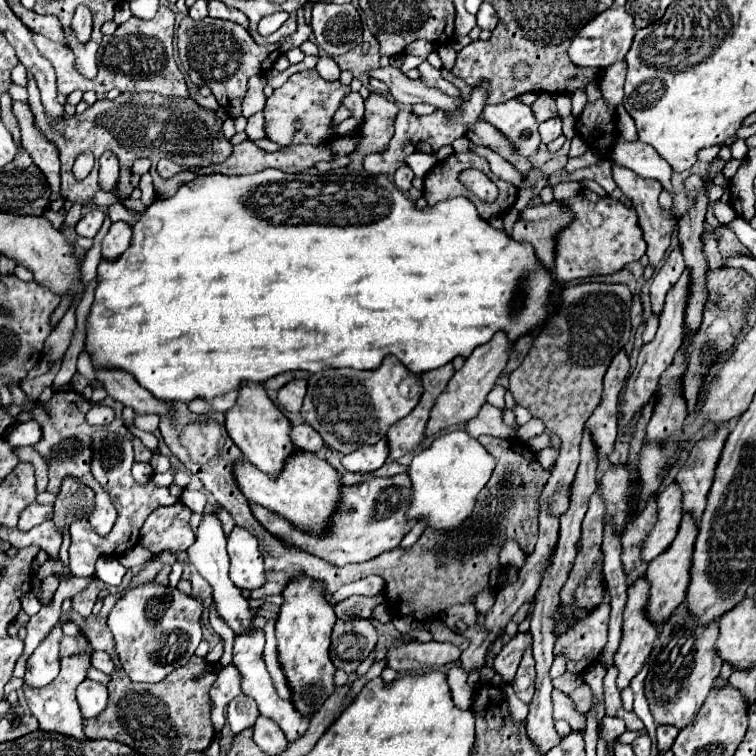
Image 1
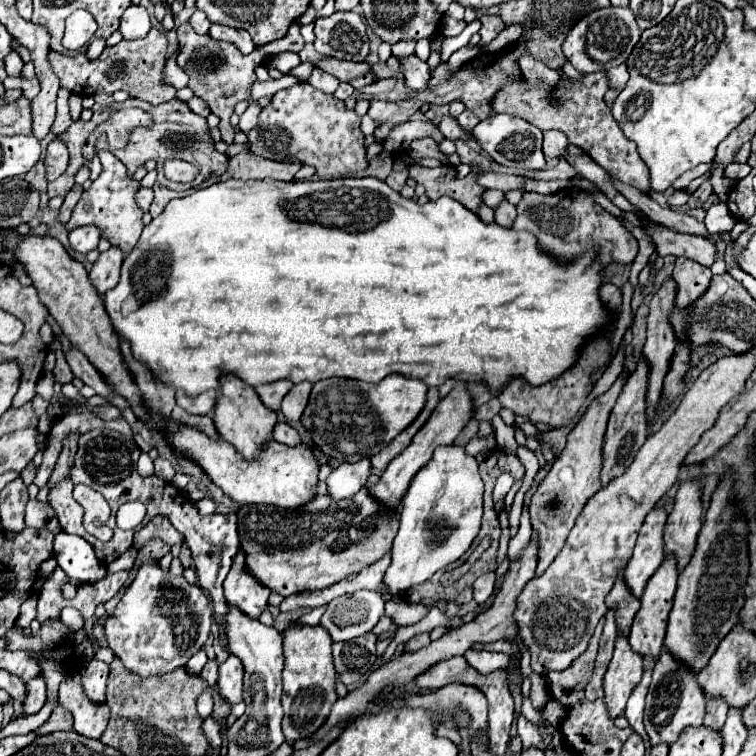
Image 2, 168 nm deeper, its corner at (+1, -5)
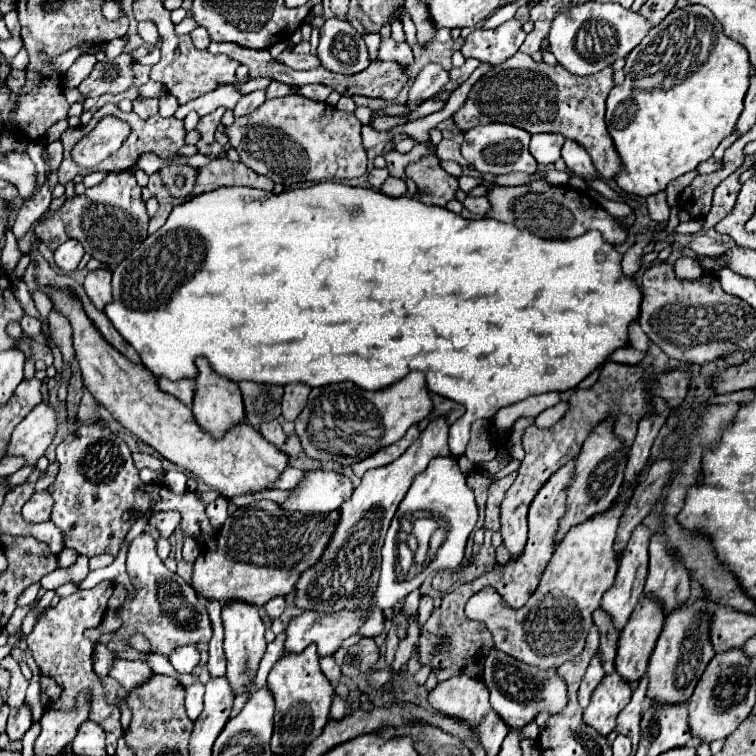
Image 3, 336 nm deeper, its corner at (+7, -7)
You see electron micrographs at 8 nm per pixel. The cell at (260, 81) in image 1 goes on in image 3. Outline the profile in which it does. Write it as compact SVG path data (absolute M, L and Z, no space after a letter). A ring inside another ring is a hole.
M272 81L272 83L268 85L268 89L266 89L266 95L268 95L268 99L272 99L272 97L286 97L286 95L292 95L292 93L296 93L296 91L298 91L296 87L288 87L288 85L282 85L282 83Z

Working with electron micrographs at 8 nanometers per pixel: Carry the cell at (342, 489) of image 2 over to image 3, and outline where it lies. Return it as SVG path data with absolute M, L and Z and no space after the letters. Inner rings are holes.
M308 471L306 477L290 489L290 497L278 503L284 511L330 513L352 495L352 481L334 471Z

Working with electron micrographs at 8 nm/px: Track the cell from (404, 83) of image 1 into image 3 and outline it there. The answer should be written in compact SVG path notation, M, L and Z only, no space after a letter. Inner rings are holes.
M284 49L278 57L276 57L278 63L284 63L286 67L292 67L292 69L312 69L312 67L320 67L320 59L314 57L314 55L300 55L300 53L294 53L290 49Z

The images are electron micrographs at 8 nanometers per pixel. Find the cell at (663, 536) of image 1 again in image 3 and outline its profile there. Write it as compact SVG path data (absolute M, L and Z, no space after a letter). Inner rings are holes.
M640 525L636 527L636 531L632 533L630 541L628 541L628 547L624 551L624 555L620 557L620 563L618 563L618 577L614 581L614 585L604 593L602 597L602 603L600 603L600 609L606 611L610 617L612 617L612 623L618 631L624 629L624 625L628 623L634 607L638 605L640 597L642 597L642 591L644 591L644 579L646 579L646 569L648 569L648 543L650 543L650 529Z

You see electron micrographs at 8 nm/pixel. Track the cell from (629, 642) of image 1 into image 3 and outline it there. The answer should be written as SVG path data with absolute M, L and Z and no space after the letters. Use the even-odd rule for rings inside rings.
M612 673L604 677L604 681L596 687L590 705L584 709L584 723L606 737L614 731L616 717L628 705L630 695L632 689L620 675Z

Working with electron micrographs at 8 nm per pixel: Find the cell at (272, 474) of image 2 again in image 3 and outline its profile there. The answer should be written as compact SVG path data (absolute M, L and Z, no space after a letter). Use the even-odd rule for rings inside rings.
M56 289L52 293L52 303L56 311L70 319L70 325L74 329L74 349L86 389L100 405L104 405L112 413L112 417L120 425L134 433L142 443L156 449L174 465L194 473L194 477L220 491L228 499L234 495L264 491L282 475L288 465L288 457L272 443L268 443L254 427L250 427L248 423L234 425L220 439L204 433L204 429L196 423L192 411L184 407L184 403L158 389L156 377L148 373L148 369L126 359L100 335L100 331L92 325L92 321L88 321L80 301L72 293Z

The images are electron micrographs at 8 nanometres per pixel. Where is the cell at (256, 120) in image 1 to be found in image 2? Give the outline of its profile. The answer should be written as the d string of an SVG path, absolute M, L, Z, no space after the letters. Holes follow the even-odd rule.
M250 103L248 109L240 115L240 129L242 129L244 133L250 133L250 131L256 127L256 123L258 123L258 115L260 115L258 103Z

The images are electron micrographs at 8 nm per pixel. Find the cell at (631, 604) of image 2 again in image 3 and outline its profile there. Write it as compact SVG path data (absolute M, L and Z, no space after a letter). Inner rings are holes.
M602 609L594 611L594 625L600 631L600 661L604 673L610 675L614 673L614 657L616 657L616 645L620 633L616 633L616 629L612 627L612 619L608 619L608 615Z

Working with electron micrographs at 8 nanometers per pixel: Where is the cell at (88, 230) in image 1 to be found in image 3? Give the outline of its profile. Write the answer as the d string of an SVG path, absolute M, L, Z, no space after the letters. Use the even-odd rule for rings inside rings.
M70 239L70 241L66 241L64 245L60 245L60 247L54 251L54 261L56 261L56 265L58 265L62 271L70 273L70 271L74 271L74 269L78 267L82 255L84 255L82 245L80 245L76 239Z

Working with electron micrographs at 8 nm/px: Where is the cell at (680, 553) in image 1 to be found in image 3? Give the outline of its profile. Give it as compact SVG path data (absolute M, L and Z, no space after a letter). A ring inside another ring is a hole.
M644 597L636 611L632 613L632 619L628 619L628 625L620 633L618 649L616 649L616 673L622 679L628 679L628 683L638 681L648 667L648 659L654 651L656 639L660 637L664 625L664 615L660 611L660 605L656 599Z

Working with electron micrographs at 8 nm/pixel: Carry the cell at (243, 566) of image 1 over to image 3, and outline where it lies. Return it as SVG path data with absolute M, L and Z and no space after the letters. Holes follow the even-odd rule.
M242 601L236 603L228 603L228 607L222 609L222 621L224 621L224 653L226 653L226 679L232 687L234 695L246 693L248 685L252 683L252 679L256 677L258 671L258 663L262 661L264 653L266 653L266 639L264 639L264 623L258 615L256 605L248 605Z

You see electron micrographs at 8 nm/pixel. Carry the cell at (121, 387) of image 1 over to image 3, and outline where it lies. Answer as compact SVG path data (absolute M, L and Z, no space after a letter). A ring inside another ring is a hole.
M52 309L50 315L48 315L48 325L50 325L50 337L52 337L54 343L60 347L64 361L70 363L72 357L74 357L70 321L68 321L62 313L56 313L56 309Z

